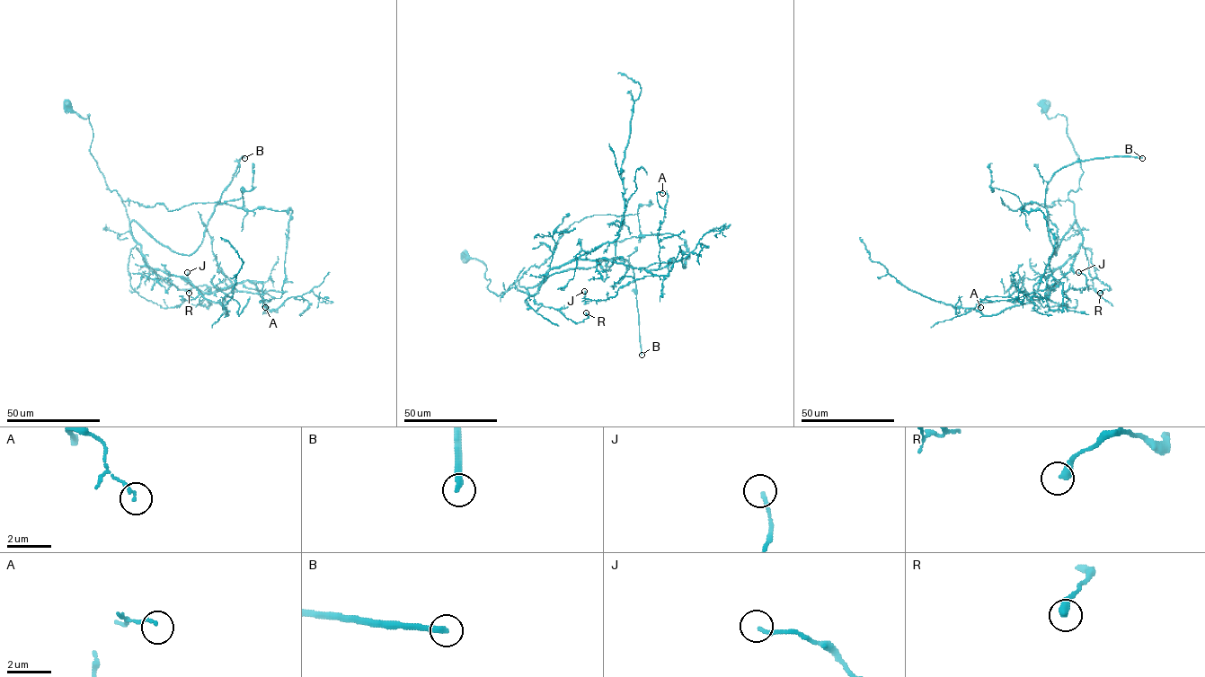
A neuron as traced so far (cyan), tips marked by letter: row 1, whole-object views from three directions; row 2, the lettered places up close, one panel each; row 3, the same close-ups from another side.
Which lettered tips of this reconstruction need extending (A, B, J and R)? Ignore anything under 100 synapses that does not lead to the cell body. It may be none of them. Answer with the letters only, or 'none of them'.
B

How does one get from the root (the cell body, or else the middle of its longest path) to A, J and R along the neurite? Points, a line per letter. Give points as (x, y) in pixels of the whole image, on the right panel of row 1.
A: (1044, 105), (1066, 117), (1081, 164), (1068, 198), (1082, 243), (1047, 293), (1058, 281), (980, 307)
J: (1044, 105), (1066, 117), (1083, 172), (1068, 194), (1082, 243), (1046, 293), (1087, 286), (1078, 272)
R: (1044, 105), (1049, 118), (1066, 117), (1081, 164), (1079, 188), (1068, 198), (1082, 245), (1111, 288), (1100, 293)

